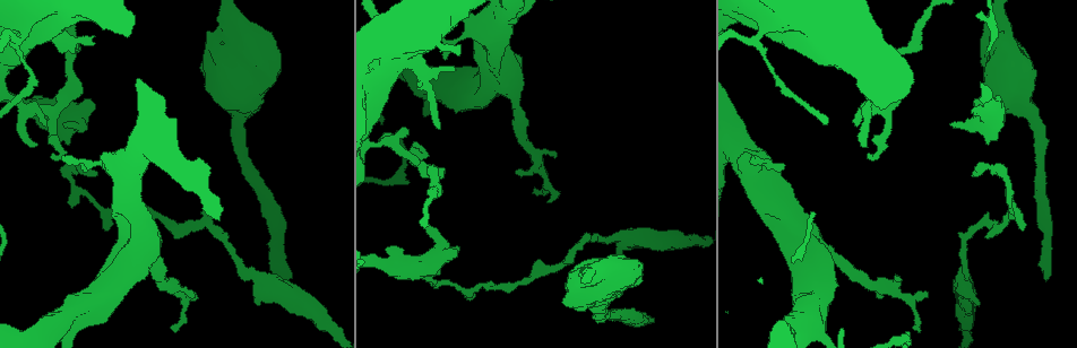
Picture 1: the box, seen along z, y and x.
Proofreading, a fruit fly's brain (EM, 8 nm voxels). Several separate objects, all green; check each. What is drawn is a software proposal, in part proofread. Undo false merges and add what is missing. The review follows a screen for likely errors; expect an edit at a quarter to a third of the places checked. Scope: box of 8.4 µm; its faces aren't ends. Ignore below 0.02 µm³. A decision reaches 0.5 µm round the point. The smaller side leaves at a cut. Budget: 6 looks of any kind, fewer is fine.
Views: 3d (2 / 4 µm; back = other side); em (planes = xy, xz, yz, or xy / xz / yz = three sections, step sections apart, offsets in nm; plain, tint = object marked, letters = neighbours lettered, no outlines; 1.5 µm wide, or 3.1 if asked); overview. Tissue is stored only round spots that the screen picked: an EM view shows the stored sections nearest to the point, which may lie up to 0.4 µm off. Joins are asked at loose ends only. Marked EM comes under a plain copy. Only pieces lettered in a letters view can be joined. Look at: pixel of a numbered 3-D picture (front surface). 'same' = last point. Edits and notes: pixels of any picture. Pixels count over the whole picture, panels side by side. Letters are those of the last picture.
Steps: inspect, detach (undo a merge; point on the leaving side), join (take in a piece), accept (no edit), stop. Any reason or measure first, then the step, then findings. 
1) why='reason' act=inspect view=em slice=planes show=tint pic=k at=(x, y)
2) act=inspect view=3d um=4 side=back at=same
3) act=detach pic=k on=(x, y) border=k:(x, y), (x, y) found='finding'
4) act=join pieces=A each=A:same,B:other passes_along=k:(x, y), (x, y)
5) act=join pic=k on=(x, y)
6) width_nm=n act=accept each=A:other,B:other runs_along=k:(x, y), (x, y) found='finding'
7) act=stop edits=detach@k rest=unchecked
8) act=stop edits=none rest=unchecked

act=inspect view=em slice=planes show=letters pic=1 at=(1017, 212)

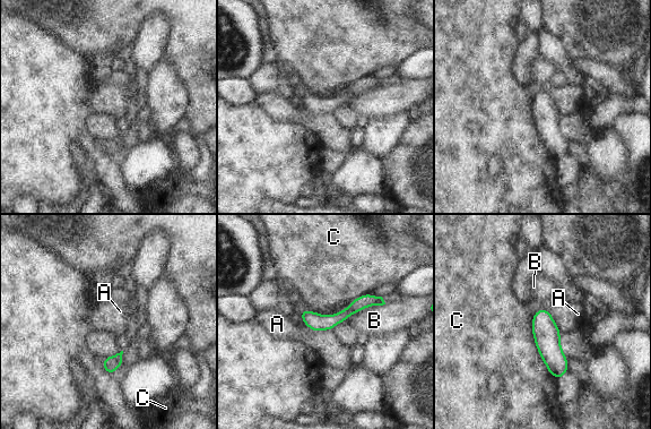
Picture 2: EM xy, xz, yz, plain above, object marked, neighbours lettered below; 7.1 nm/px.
act=accept each=A:other,B:other,C:other border=2:(531, 315), (534, 343), (549, 374) found='all the same neuron'

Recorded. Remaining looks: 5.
why='thick turns thin' act=inspect view=em slice=xy step=4 show=tint pic=1 at=(18, 38)

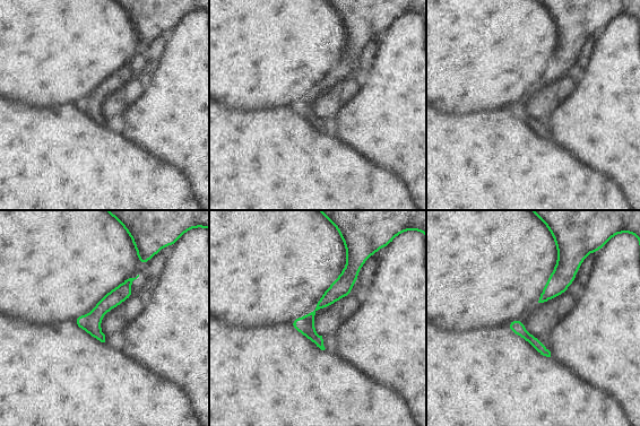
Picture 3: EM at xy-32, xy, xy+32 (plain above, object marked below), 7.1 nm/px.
act=inspect view=em slice=planes show=tint at=same

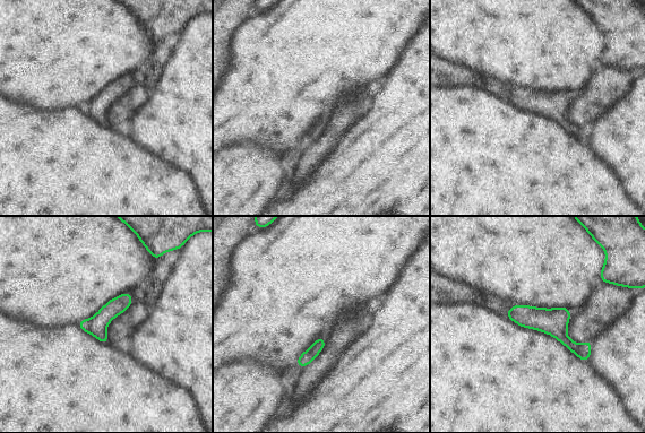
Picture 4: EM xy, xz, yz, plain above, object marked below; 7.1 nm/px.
act=inspect view=em slice=planes show=letters at=same

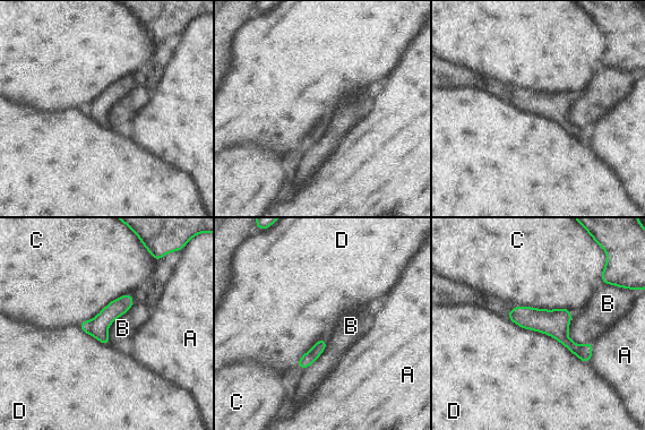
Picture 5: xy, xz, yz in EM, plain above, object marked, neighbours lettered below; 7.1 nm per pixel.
act=accept each=A:other,B:other,C:other,D:other runs_along=5:(510, 315), (547, 321), (587, 359) found='continuous, no second neuron'

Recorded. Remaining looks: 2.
why='calibre changes' act=inspect view=em slice=planes show=tint pic=1 at=(467, 31)

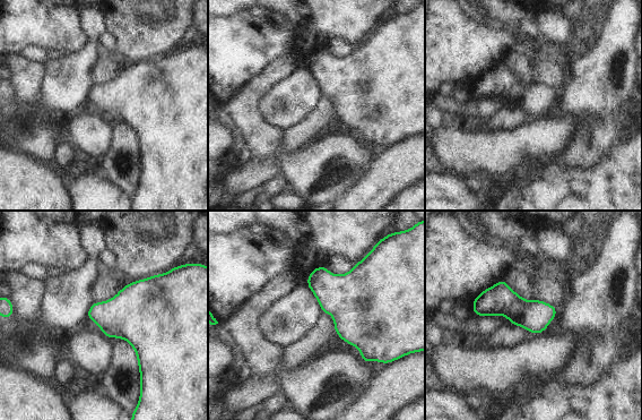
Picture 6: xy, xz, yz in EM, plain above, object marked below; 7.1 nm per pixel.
why='see the neighbours' act=inspect view=em slice=planes show=letters at=same

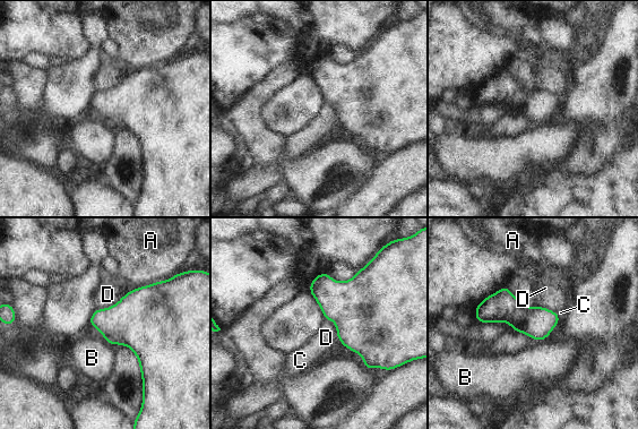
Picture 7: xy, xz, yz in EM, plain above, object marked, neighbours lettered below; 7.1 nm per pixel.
act=accept each=A:other,B:other,C:other,D:other border=7:(104, 339), (112, 346) found='continuous, no second neuron'

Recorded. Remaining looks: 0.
act=stop edits=none rest=unchecked

